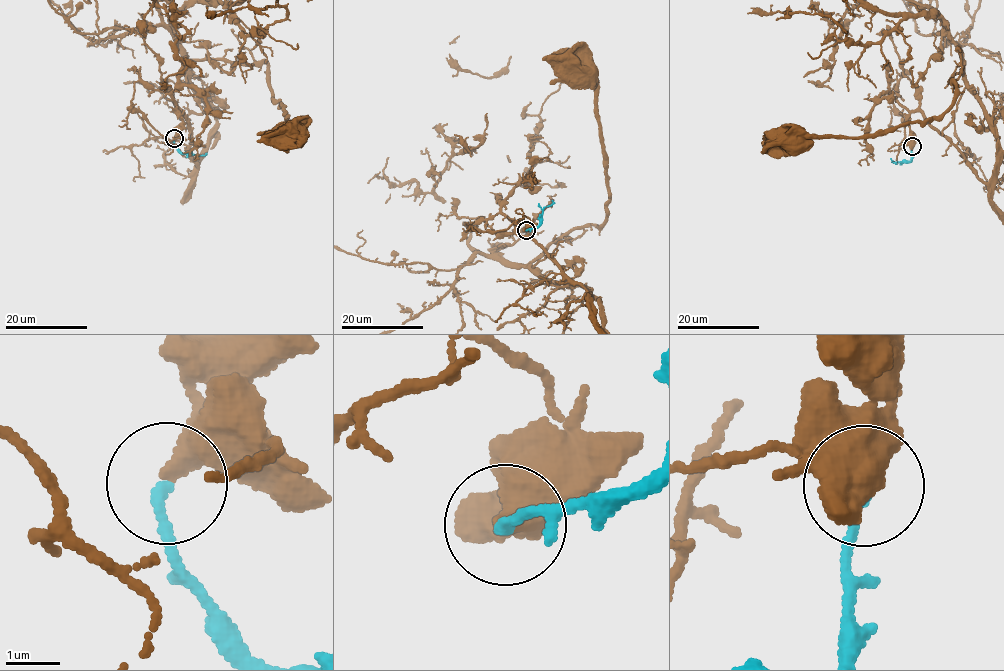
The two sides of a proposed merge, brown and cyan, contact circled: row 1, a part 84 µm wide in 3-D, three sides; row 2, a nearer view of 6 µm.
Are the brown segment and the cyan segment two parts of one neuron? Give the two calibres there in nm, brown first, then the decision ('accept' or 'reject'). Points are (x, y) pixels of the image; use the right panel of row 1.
460/200 nm | accept

